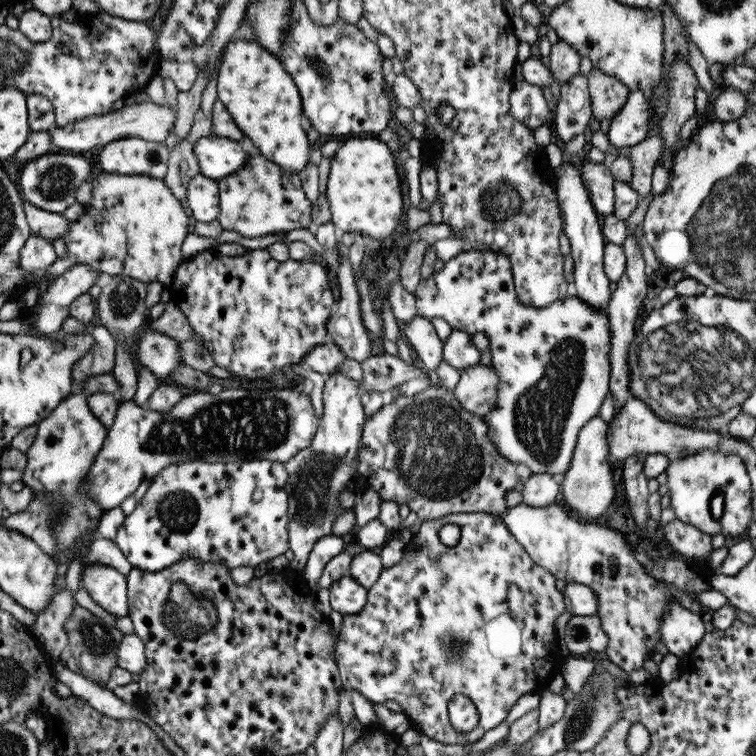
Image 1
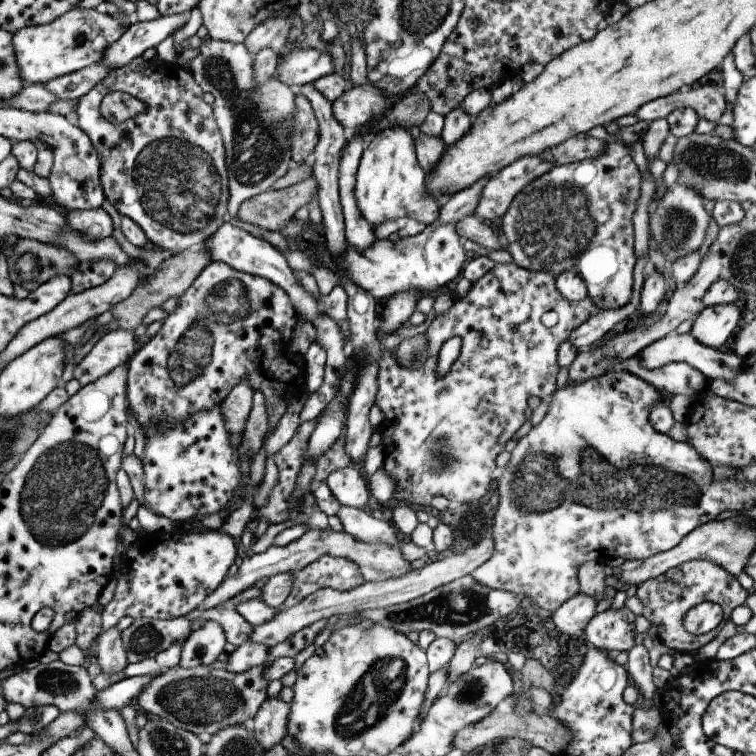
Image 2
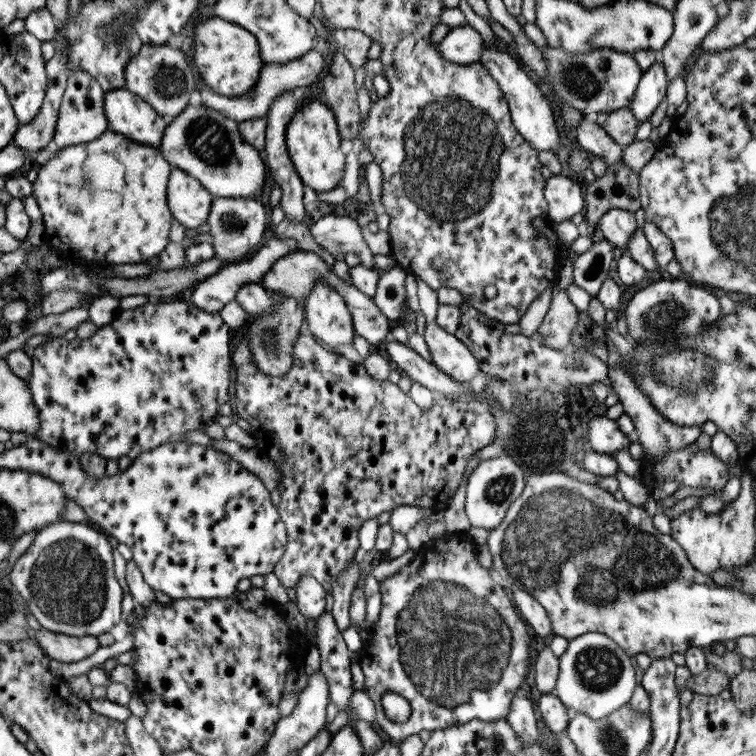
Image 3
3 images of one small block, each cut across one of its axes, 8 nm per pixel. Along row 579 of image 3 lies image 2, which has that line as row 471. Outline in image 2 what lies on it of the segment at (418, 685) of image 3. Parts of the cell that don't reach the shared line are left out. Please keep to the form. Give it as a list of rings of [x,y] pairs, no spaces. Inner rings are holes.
[[[512,262],[509,264],[494,264],[494,268],[489,270],[482,278],[471,284],[471,288],[464,298],[457,299],[454,304],[444,314],[437,315],[429,324],[426,334],[426,354],[427,359],[425,365],[420,370],[408,370],[399,367],[394,360],[393,351],[381,352],[378,361],[377,374],[377,391],[374,405],[376,405],[383,414],[383,423],[381,425],[380,435],[382,452],[384,455],[382,470],[388,473],[388,476],[396,481],[396,492],[393,494],[392,503],[408,503],[413,506],[426,506],[434,495],[443,496],[447,501],[452,501],[455,505],[459,503],[470,503],[488,491],[489,474],[495,468],[495,458],[503,451],[504,444],[511,439],[513,433],[525,422],[529,420],[531,407],[527,404],[530,396],[539,397],[539,399],[548,396],[555,388],[556,376],[558,373],[558,365],[556,362],[556,351],[559,344],[565,341],[571,330],[574,330],[579,324],[582,324],[590,315],[599,312],[589,300],[585,298],[577,303],[567,303],[554,288],[554,279],[544,271],[529,271],[515,266]],[[547,311],[557,313],[557,324],[552,328],[545,328],[540,322],[541,315]],[[460,336],[462,338],[461,350],[459,356],[455,358],[451,364],[449,372],[443,377],[435,375],[435,367],[437,363],[438,352],[441,345],[449,338]]]

